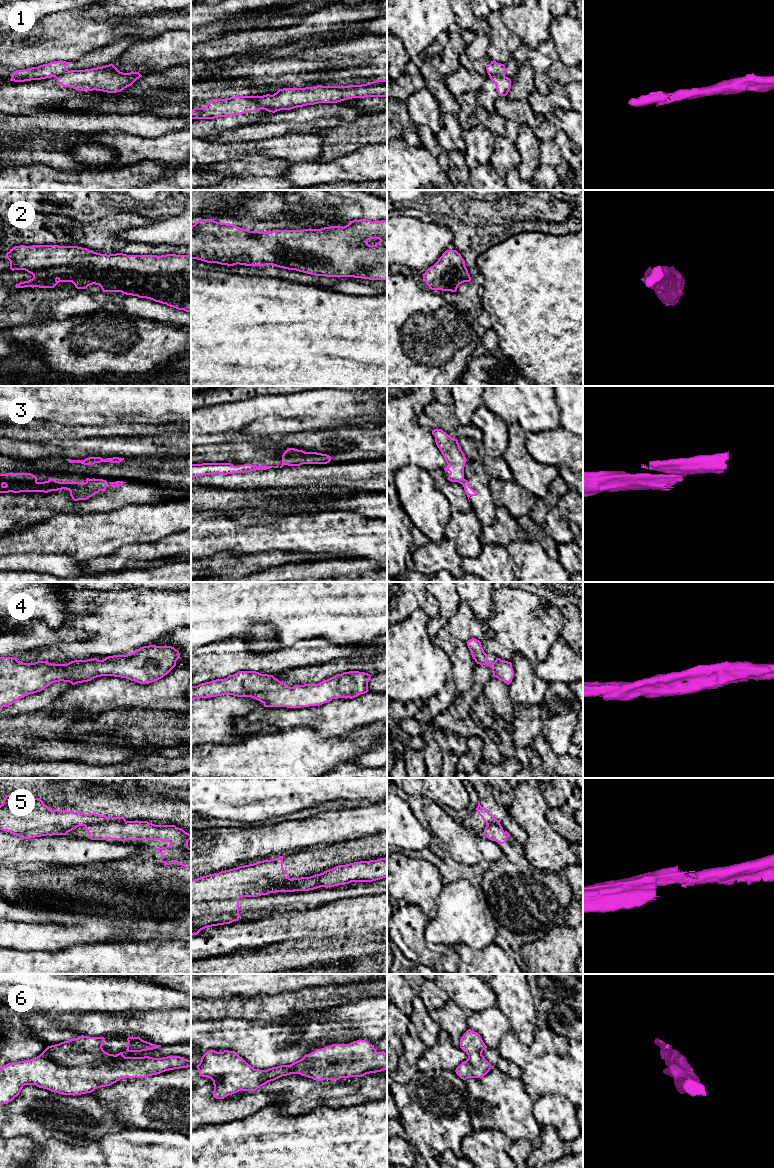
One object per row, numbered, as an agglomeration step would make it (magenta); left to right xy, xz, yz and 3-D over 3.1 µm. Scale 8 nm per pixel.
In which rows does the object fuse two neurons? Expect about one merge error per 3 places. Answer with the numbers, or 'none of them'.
1, 3, 5

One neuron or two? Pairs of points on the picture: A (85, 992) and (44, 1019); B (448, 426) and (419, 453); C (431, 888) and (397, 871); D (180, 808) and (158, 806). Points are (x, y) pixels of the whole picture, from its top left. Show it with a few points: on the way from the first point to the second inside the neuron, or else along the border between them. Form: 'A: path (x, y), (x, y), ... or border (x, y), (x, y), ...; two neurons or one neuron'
A: border (38, 1010), (51, 1013); two neurons
B: border (418, 423), (431, 430); two neurons
C: path (423, 884), (405, 877); one neuron
D: path (175, 808), (163, 808); one neuron

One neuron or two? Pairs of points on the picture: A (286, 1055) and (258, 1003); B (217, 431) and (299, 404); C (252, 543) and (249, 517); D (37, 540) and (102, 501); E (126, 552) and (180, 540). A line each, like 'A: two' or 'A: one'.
A: two
B: one
C: two
D: two
E: one

